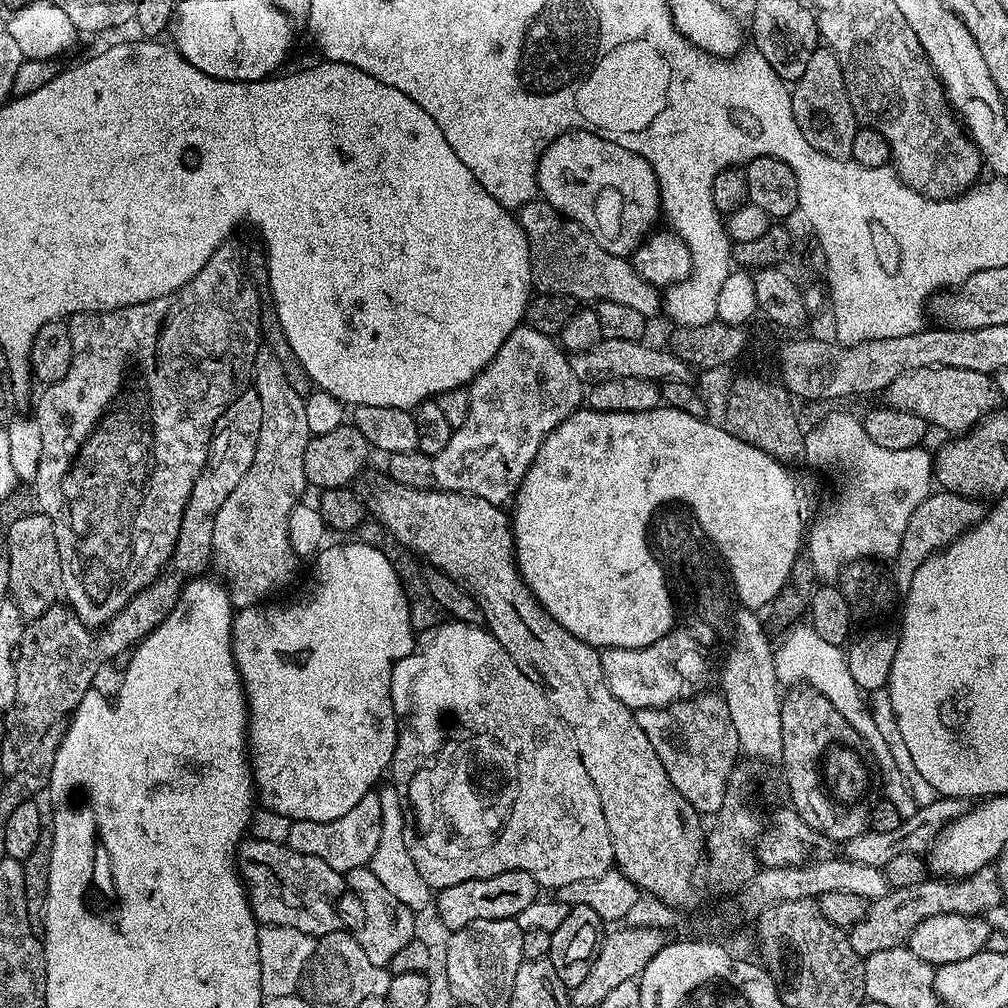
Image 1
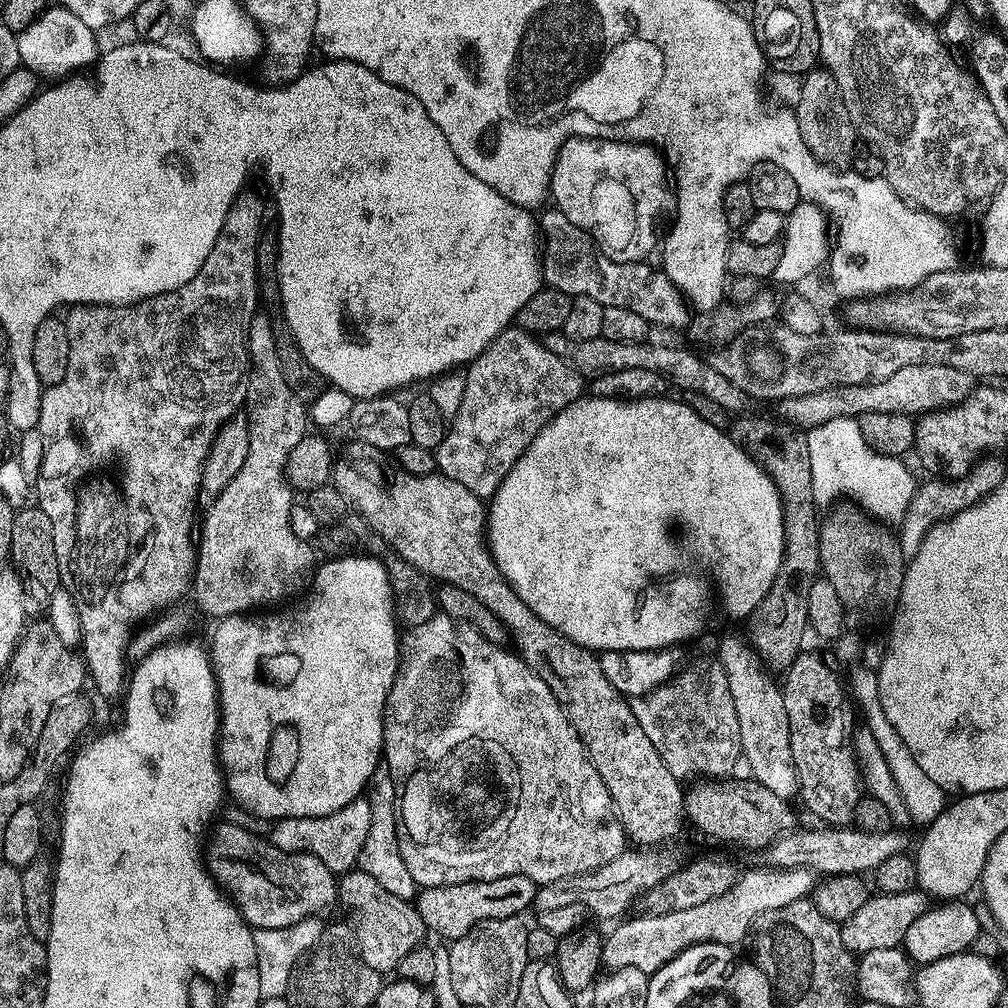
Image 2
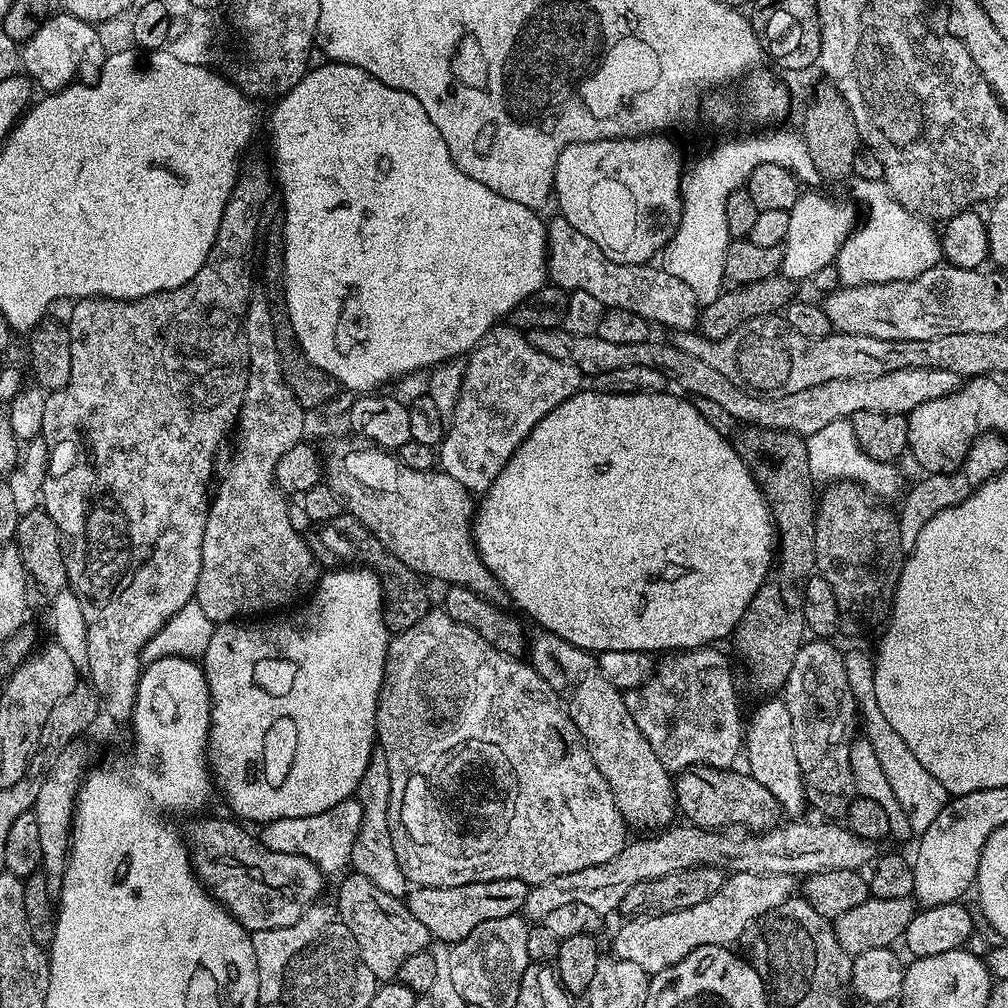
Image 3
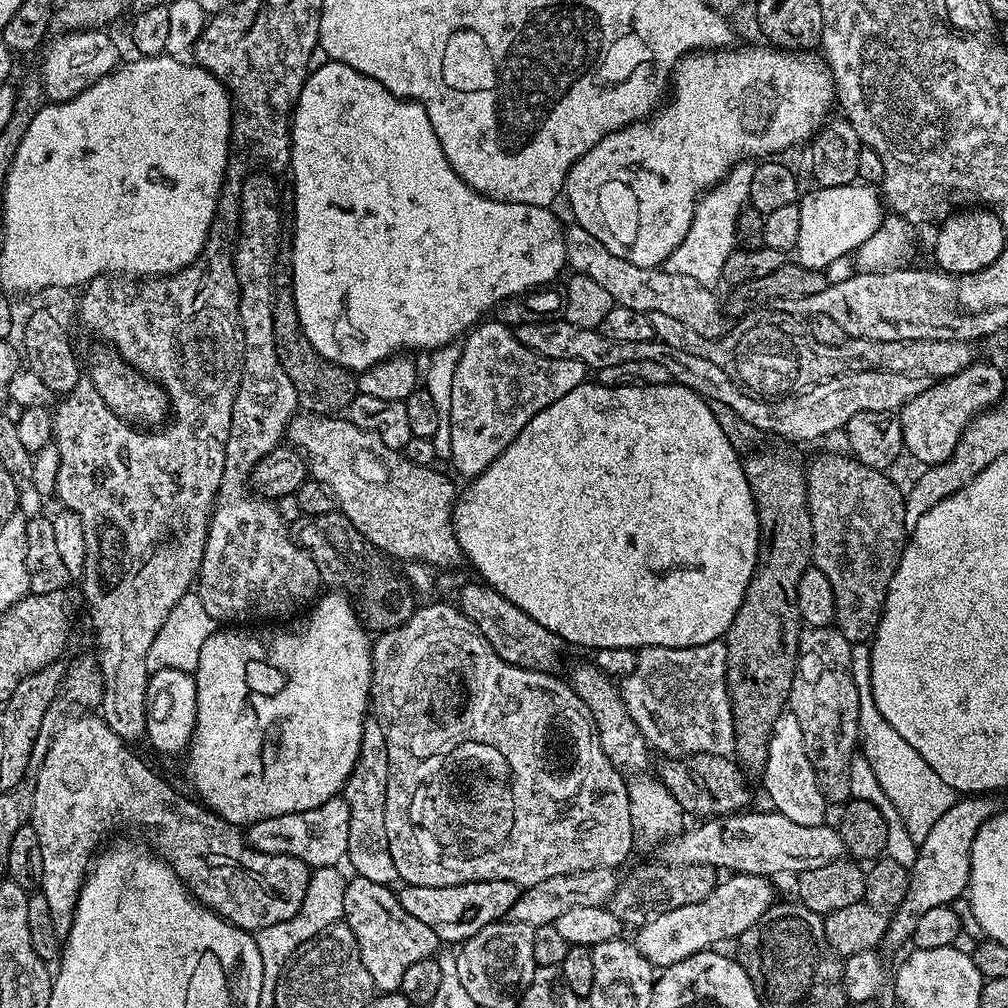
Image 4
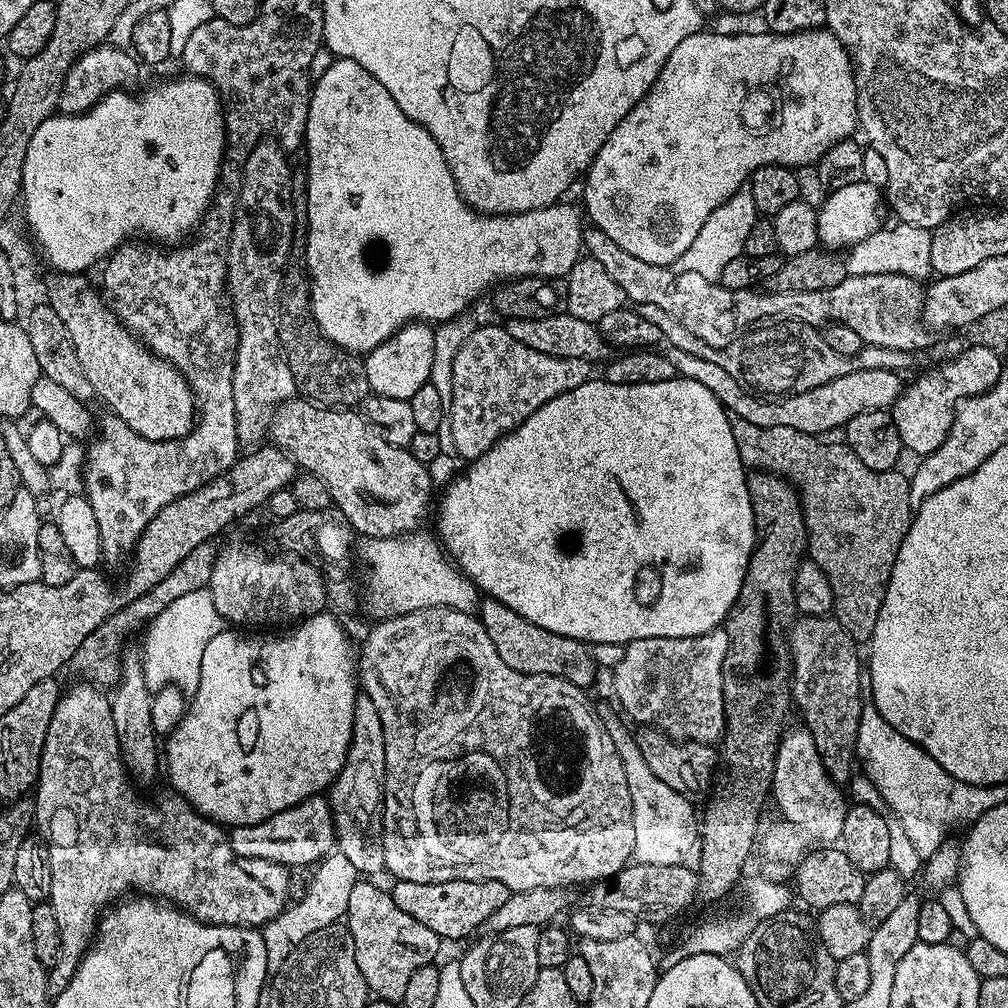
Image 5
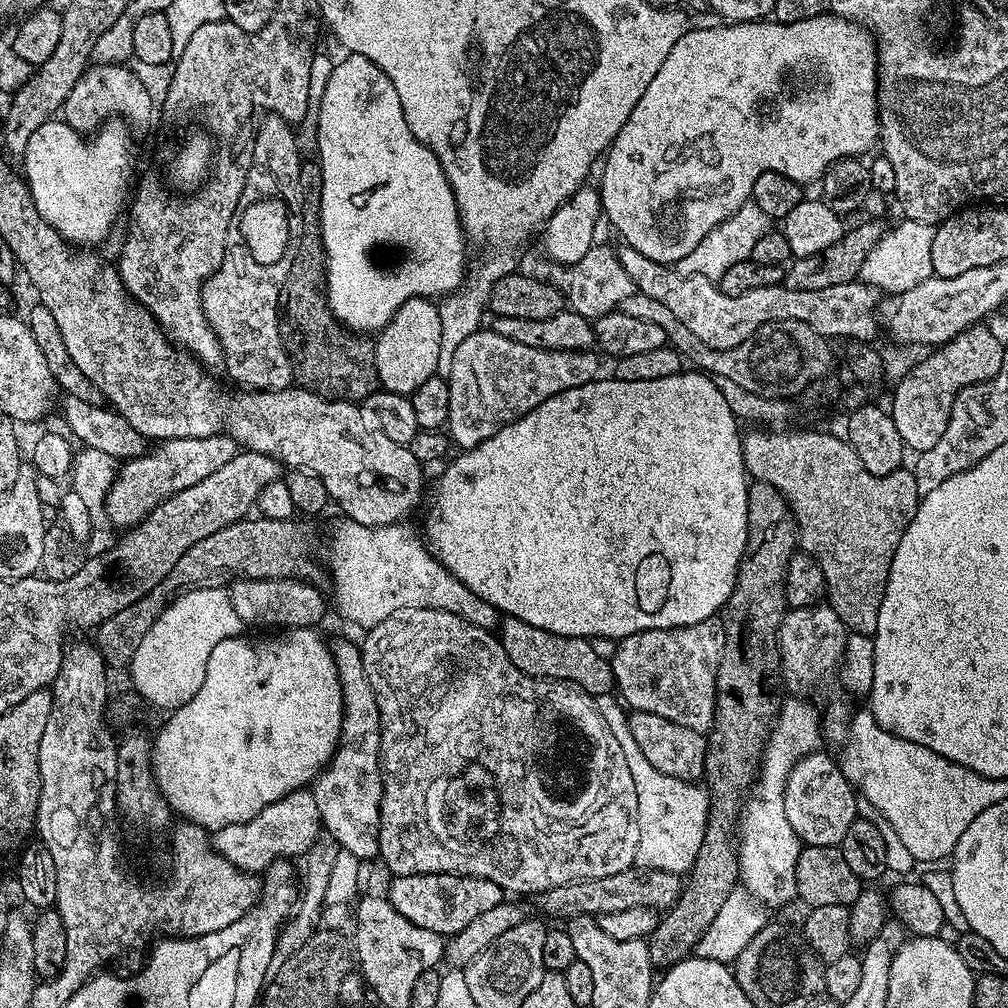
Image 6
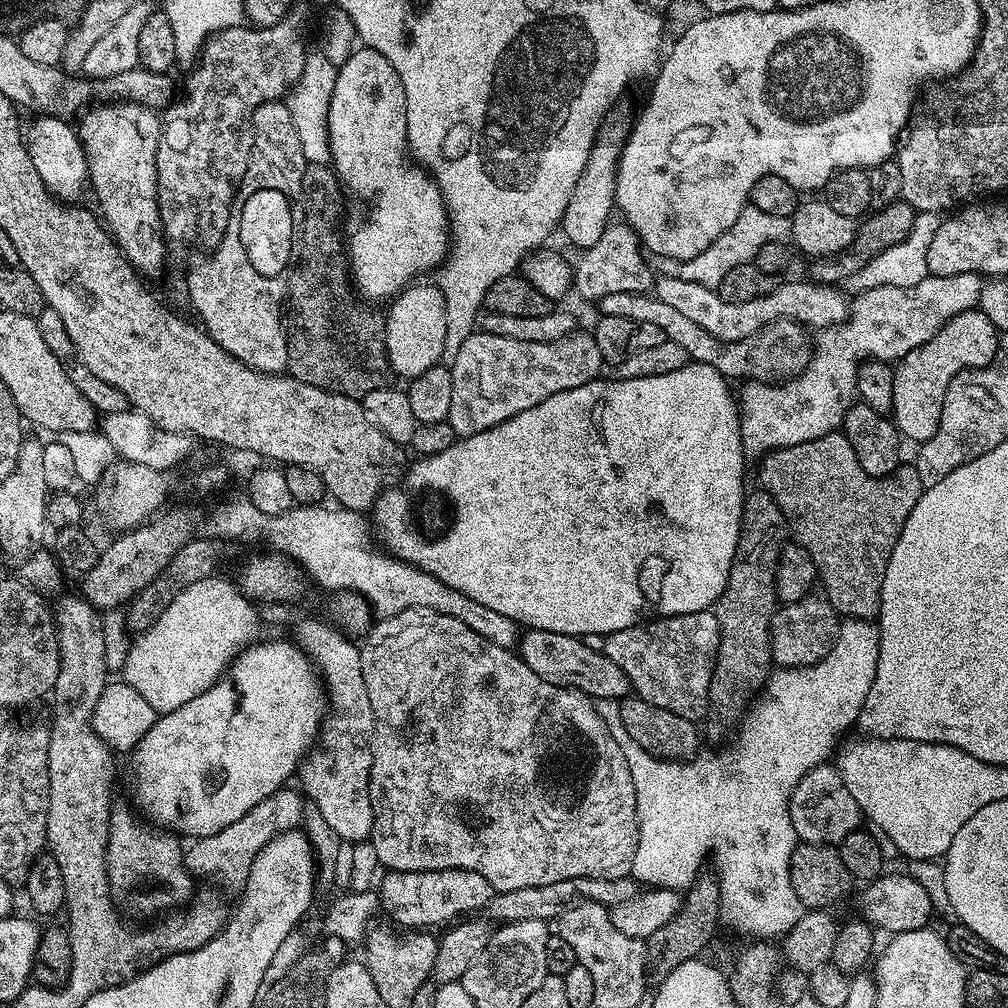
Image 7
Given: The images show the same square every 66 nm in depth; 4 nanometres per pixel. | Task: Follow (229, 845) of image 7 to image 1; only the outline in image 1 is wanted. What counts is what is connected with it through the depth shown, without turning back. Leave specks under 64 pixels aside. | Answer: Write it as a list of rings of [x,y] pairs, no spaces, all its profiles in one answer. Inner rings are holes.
[[[373,790],[365,794],[362,802],[354,806],[342,818],[334,818],[334,822],[306,822],[293,820],[287,825],[286,843],[290,850],[298,850],[298,854],[310,854],[314,858],[322,858],[326,866],[330,866],[341,874],[355,868],[363,868],[371,861],[375,847],[378,846],[378,834],[382,826],[382,806],[380,793]]]

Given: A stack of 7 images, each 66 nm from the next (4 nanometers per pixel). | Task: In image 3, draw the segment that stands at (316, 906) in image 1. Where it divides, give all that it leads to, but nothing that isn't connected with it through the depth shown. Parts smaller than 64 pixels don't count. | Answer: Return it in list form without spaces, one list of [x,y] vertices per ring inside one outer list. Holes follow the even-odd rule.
[[[235,819],[228,820],[196,820],[192,829],[186,832],[186,840],[190,845],[192,870],[201,884],[211,892],[234,919],[248,929],[249,933],[260,930],[274,930],[276,927],[291,926],[298,922],[308,907],[321,899],[320,891],[324,888],[325,873],[310,858],[298,854],[278,854],[278,850],[270,850],[255,835],[252,836]]]

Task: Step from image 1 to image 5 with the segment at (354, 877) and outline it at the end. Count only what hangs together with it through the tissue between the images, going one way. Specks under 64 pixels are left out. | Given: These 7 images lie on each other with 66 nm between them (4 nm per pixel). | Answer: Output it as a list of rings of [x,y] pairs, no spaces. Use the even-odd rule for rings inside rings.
[[[360,878],[351,891],[346,927],[354,938],[354,958],[358,958],[358,970],[366,982],[369,993],[377,1000],[403,1001],[410,974],[418,966],[433,963],[440,952],[442,937],[434,934],[422,922],[410,918],[394,902],[391,891],[372,884],[371,879]]]

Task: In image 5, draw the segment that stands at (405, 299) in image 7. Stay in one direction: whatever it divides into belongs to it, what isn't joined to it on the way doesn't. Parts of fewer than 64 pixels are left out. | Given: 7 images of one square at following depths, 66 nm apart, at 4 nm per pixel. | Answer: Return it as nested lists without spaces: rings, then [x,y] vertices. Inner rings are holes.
[[[423,321],[405,324],[384,343],[365,355],[364,369],[369,391],[386,398],[406,401],[428,383],[434,356],[434,330]]]

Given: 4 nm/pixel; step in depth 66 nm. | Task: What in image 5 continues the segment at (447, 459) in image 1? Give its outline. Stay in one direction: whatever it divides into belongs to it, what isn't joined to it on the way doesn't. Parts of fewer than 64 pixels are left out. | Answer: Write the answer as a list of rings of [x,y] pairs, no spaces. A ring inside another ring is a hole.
[[[496,324],[478,326],[462,342],[462,350],[458,350],[458,358],[454,358],[454,386],[452,397],[446,405],[446,432],[452,437],[455,455],[460,455],[464,462],[477,460],[486,450],[490,450],[507,432],[514,431],[538,406],[546,406],[550,398],[558,398],[558,394],[566,394],[566,390],[574,390],[574,386],[582,386],[582,382],[593,379],[593,365],[582,358],[554,358],[550,354],[538,354],[538,350],[530,350],[530,346],[522,346],[515,338],[510,338],[507,327]]]

